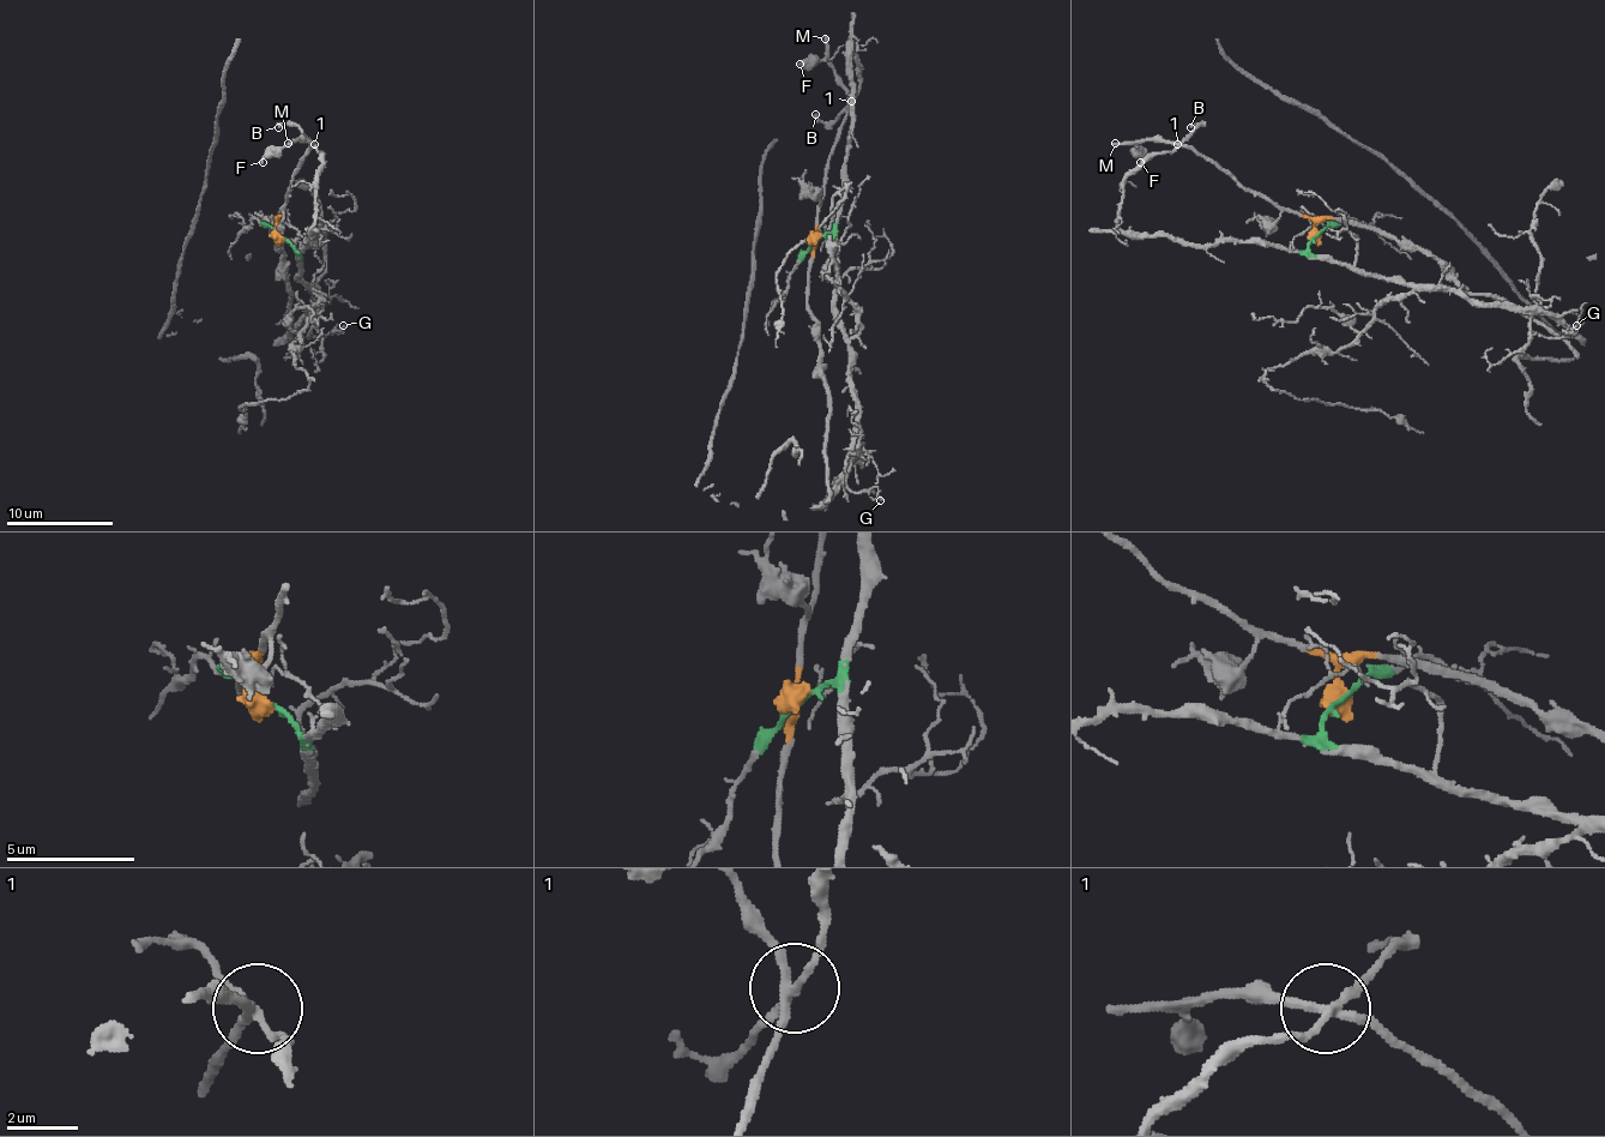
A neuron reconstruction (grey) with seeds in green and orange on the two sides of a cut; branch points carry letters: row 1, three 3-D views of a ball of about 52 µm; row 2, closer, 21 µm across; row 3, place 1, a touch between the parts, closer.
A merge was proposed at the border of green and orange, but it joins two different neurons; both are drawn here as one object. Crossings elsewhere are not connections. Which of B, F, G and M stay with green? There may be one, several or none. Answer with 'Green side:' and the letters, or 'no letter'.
Green side: B, G

